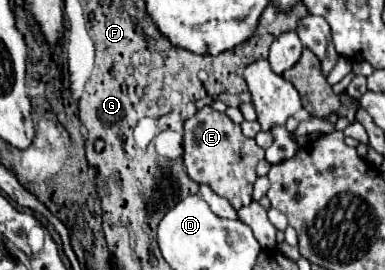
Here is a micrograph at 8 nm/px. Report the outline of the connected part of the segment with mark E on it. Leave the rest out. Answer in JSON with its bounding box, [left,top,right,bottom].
[184,107,264,209]

